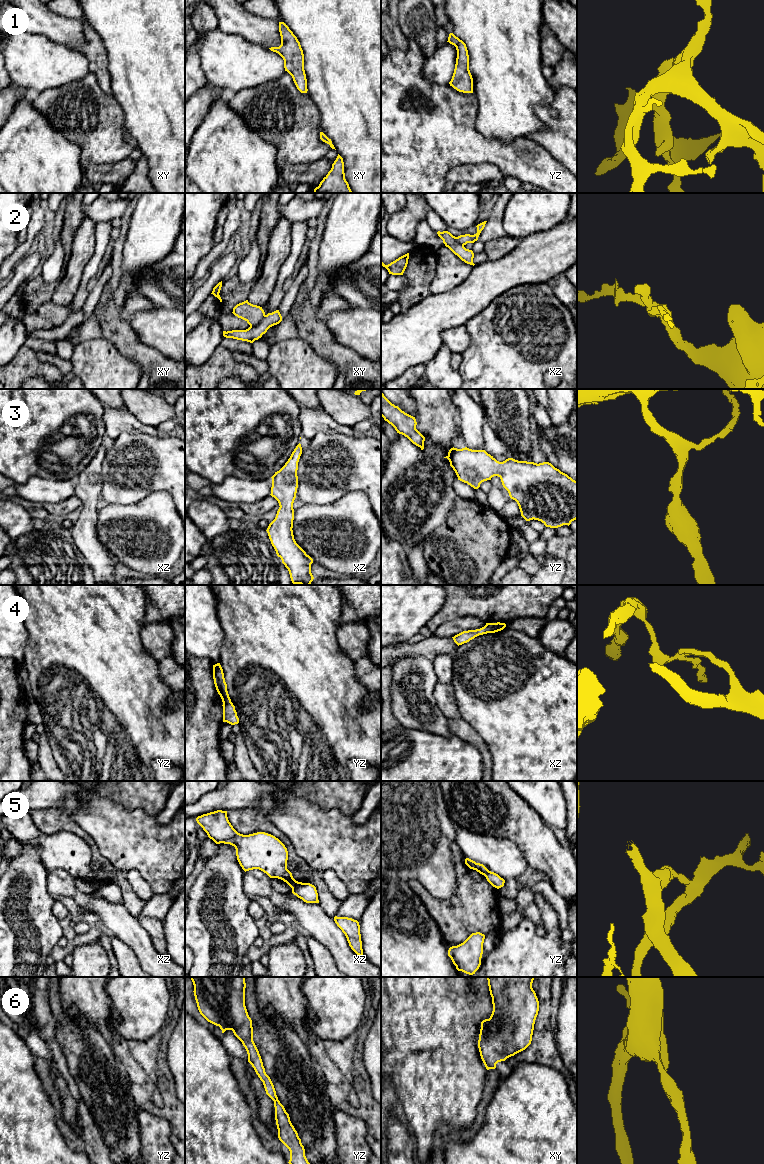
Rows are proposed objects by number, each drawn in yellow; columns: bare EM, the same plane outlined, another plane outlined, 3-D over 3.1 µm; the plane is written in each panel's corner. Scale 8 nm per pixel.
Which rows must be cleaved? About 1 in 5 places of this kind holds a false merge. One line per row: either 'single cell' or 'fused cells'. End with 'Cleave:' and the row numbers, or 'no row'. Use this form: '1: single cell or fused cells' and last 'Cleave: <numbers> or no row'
1: single cell
2: fused cells
3: single cell
4: fused cells
5: fused cells
6: single cell
Cleave: 2, 4, 5

